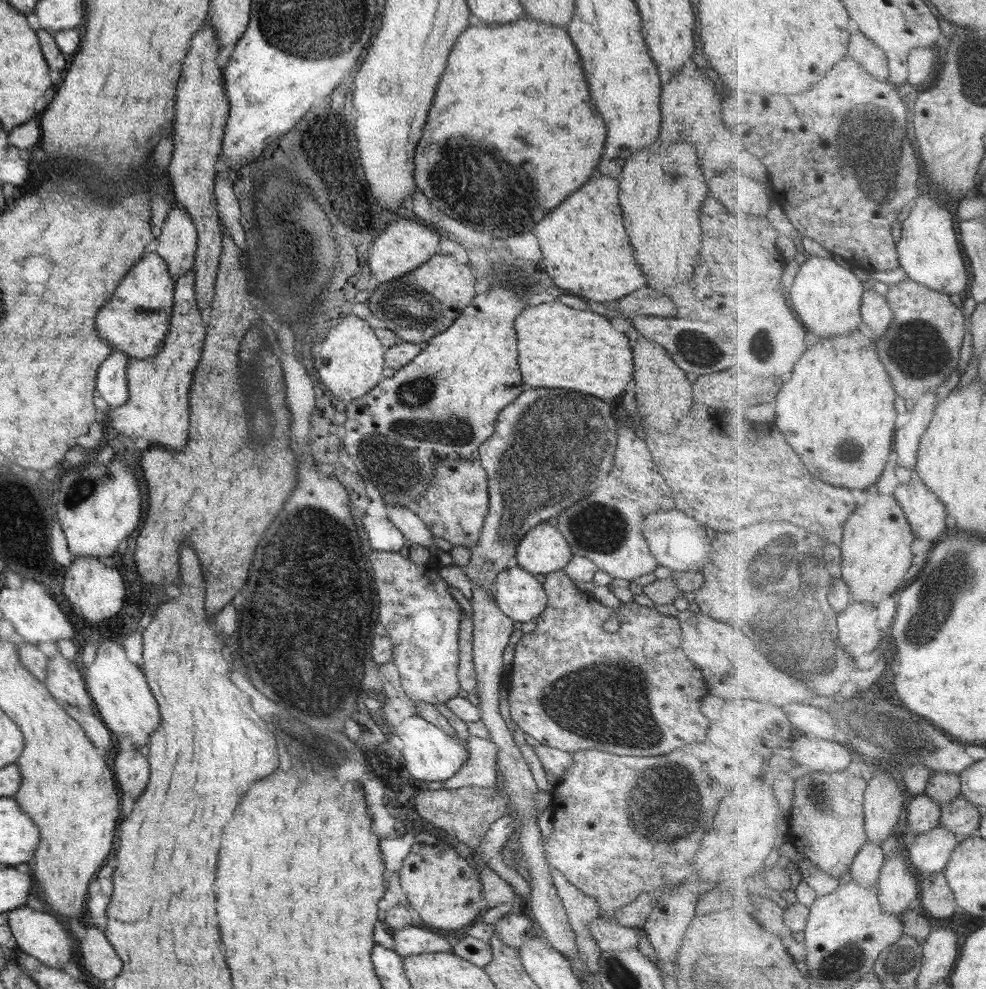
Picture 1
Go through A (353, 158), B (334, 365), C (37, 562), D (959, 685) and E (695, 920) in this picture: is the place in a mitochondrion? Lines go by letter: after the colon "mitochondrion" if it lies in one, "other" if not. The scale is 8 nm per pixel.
A: other
B: other
C: other
D: other
E: other

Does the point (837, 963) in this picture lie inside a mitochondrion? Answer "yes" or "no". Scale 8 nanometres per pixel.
yes

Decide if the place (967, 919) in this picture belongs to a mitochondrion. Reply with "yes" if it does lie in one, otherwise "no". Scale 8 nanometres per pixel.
no

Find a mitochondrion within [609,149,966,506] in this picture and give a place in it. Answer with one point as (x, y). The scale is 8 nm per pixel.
(918, 353)

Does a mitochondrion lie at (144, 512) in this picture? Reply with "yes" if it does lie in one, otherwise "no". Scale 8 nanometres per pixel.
no

